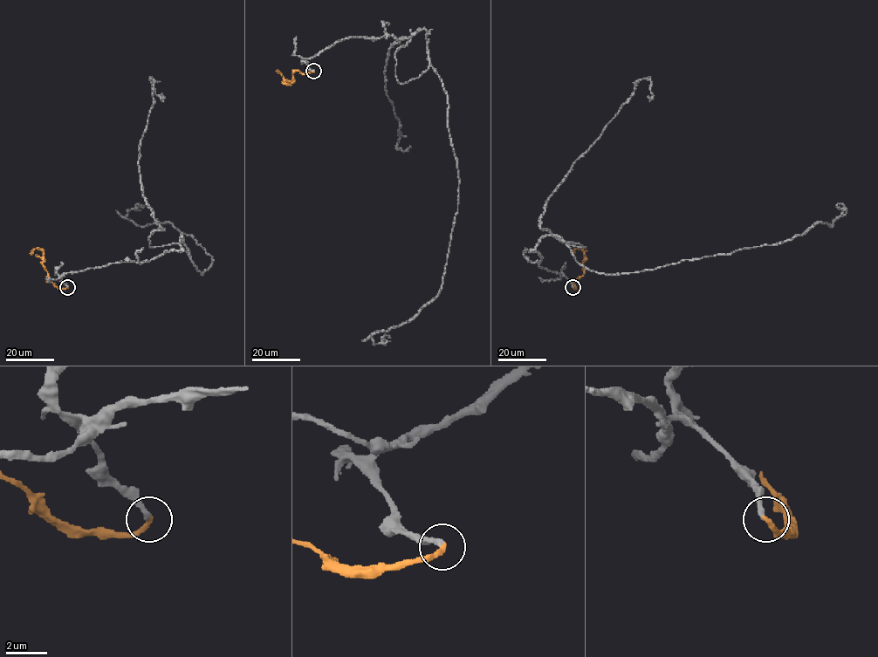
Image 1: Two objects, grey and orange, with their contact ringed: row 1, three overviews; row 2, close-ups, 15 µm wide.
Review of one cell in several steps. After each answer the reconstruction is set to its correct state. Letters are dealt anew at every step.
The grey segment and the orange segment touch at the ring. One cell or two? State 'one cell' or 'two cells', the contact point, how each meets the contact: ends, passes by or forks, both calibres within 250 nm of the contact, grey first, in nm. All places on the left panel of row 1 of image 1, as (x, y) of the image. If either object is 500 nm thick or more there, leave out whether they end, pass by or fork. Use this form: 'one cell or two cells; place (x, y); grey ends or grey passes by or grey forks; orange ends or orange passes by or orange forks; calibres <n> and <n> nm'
one cell; place (67, 287); grey ends; orange ends; calibres 280 and 260 nm

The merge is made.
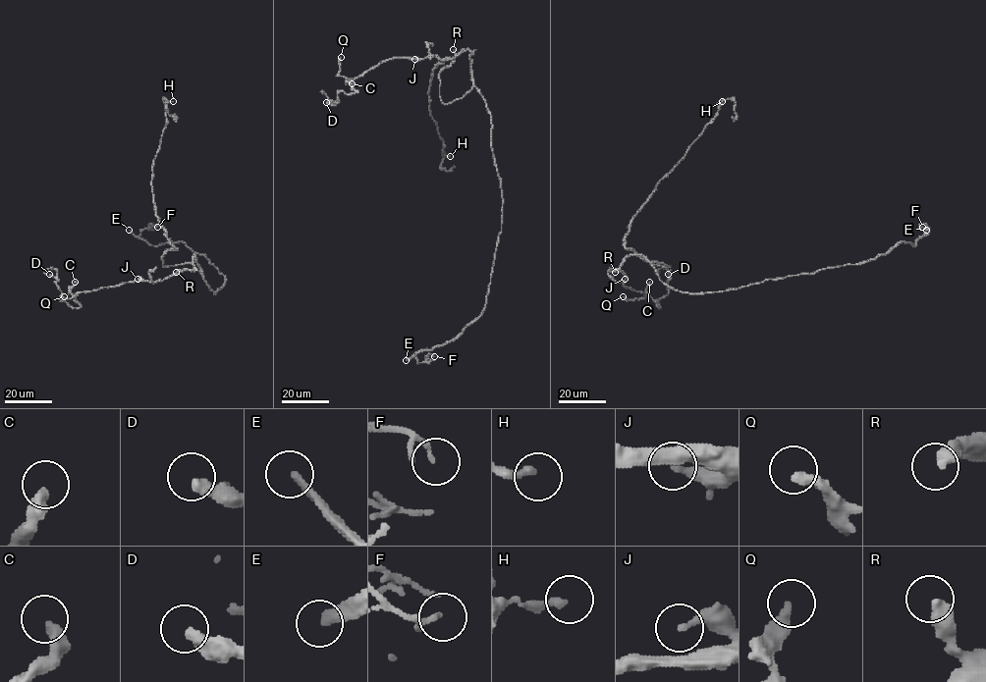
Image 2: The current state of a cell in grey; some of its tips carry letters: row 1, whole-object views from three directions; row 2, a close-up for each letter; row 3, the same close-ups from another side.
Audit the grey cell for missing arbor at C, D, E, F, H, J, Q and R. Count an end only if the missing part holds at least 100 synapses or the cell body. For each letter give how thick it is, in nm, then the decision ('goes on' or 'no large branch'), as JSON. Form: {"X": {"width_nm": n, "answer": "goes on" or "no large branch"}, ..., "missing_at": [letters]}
{"C": {"width_nm": 360, "answer": "no large branch"}, "D": {"width_nm": 380, "answer": "no large branch"}, "E": {"width_nm": 280, "answer": "goes on"}, "F": {"width_nm": 90, "answer": "no large branch"}, "H": {"width_nm": 240, "answer": "no large branch"}, "J": {"width_nm": 260, "answer": "no large branch"}, "Q": {"width_nm": 360, "answer": "no large branch"}, "R": {"width_nm": 440, "answer": "no large branch"}, "missing_at": ["E"]}

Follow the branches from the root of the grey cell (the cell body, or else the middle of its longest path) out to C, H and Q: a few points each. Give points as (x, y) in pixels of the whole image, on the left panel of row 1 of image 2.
C: (207, 284), (194, 254), (194, 269), (179, 270), (158, 281), (124, 282), (72, 293), (75, 282)
H: (207, 284), (195, 261), (163, 265), (162, 256), (175, 247), (155, 214), (151, 180), (166, 105), (173, 101)
Q: (207, 284), (194, 254), (194, 269), (179, 270), (163, 280), (124, 282), (62, 299), (64, 296)

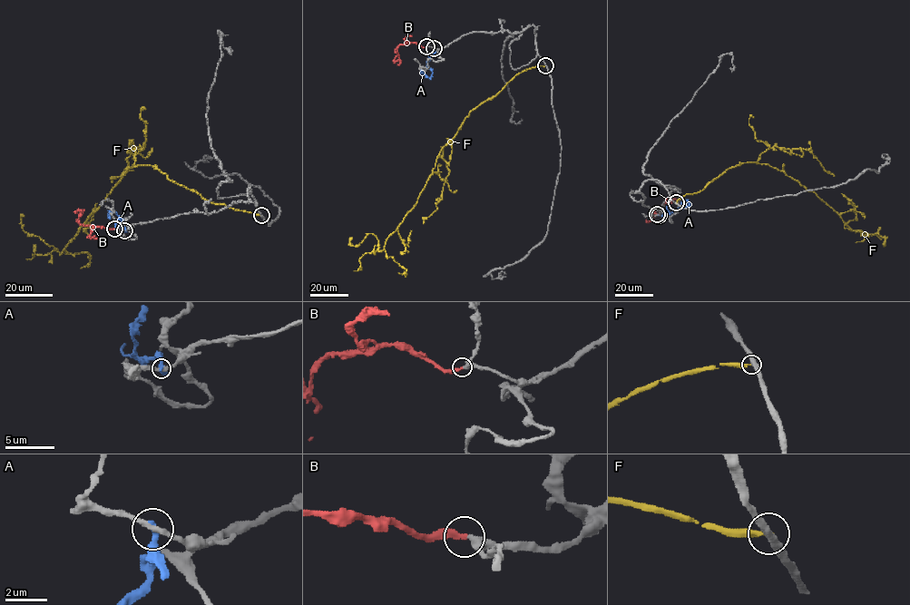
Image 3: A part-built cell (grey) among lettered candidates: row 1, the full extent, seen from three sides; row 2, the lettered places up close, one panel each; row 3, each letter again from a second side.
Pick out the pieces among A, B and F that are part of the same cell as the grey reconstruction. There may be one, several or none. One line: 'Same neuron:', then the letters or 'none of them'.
Same neuron: B

